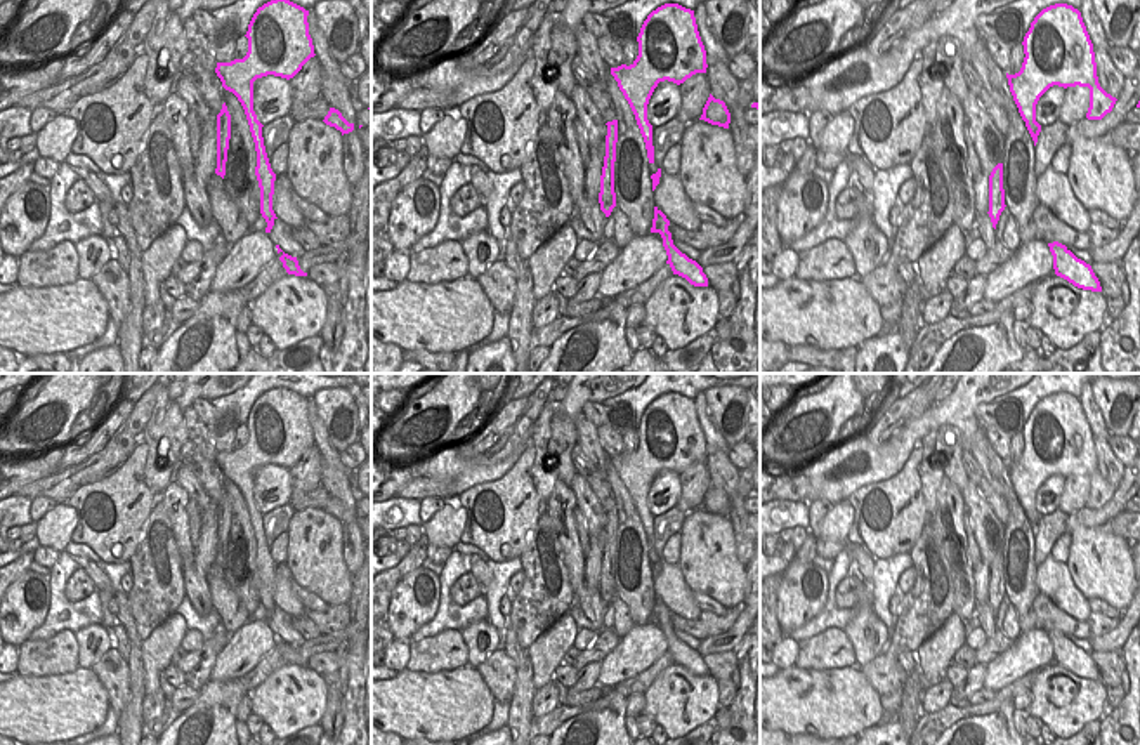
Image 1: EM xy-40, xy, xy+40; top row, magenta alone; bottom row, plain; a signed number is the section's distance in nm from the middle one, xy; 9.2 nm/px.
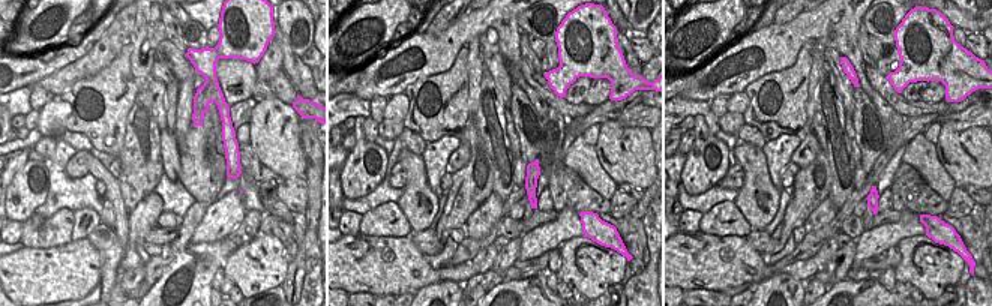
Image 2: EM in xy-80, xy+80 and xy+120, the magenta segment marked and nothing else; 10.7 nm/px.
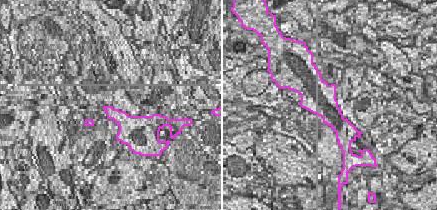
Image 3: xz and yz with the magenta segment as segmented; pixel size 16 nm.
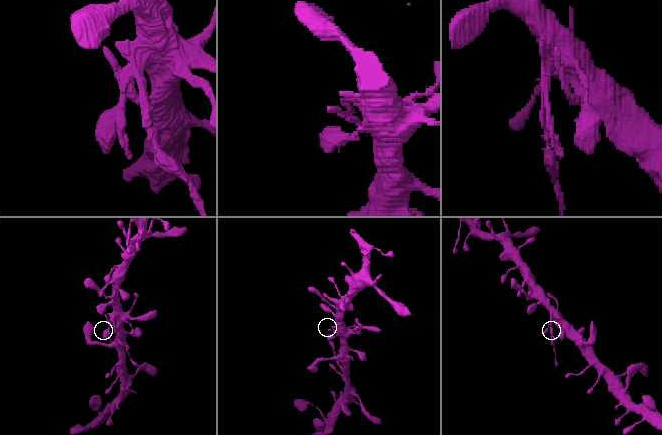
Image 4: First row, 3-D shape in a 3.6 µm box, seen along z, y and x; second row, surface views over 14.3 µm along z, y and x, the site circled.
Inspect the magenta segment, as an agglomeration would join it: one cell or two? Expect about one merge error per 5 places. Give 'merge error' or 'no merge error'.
merge error

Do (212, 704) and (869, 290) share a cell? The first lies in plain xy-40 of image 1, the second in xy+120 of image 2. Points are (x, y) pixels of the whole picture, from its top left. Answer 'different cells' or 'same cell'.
same cell

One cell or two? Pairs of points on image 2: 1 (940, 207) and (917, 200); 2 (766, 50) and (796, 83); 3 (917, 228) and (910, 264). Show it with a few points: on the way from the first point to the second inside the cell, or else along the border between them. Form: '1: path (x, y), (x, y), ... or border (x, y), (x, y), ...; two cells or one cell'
1: path (934, 204), (923, 200); one cell
2: border (806, 44), (790, 66), (764, 74), (749, 83); two cells
3: border (925, 234), (904, 237), (896, 245); two cells

